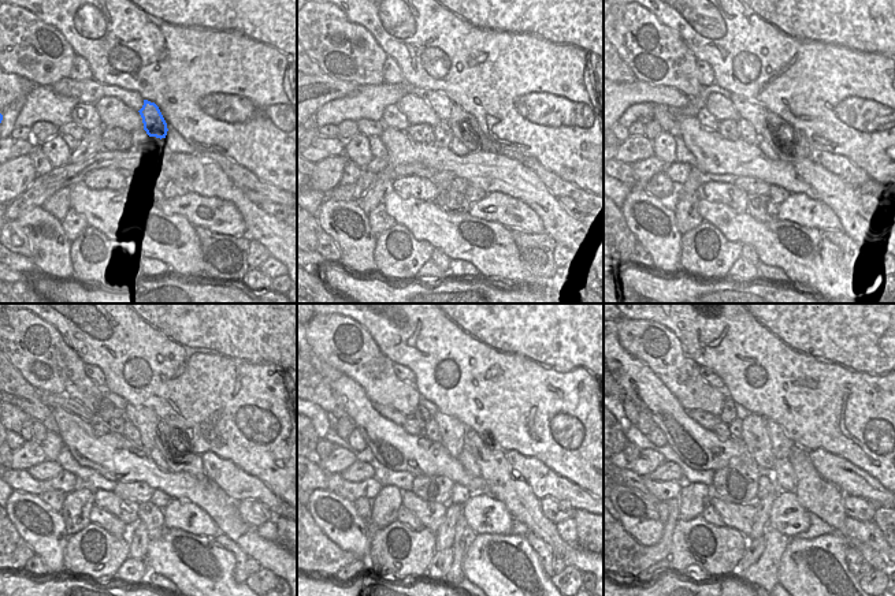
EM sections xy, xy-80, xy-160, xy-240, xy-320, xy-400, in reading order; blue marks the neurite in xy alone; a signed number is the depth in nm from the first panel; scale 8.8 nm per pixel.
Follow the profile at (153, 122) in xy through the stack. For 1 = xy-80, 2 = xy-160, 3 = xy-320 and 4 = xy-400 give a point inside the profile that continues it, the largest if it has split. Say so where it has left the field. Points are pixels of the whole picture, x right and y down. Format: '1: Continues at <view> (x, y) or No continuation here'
1: Continues at xy-80 (464, 126)
2: Continues at xy-160 (773, 131)
3: Continues at xy-320 (502, 484)
4: Continues at xy-400 (819, 496).

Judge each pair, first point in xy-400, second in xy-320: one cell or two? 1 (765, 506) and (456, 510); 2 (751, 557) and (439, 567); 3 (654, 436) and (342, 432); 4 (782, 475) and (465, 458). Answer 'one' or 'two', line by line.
1: one
2: one
3: two
4: one

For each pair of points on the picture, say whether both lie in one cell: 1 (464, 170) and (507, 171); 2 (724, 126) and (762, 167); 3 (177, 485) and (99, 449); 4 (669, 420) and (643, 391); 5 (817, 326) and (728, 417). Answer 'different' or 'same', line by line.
1: same
2: different
3: same
4: same
5: different

